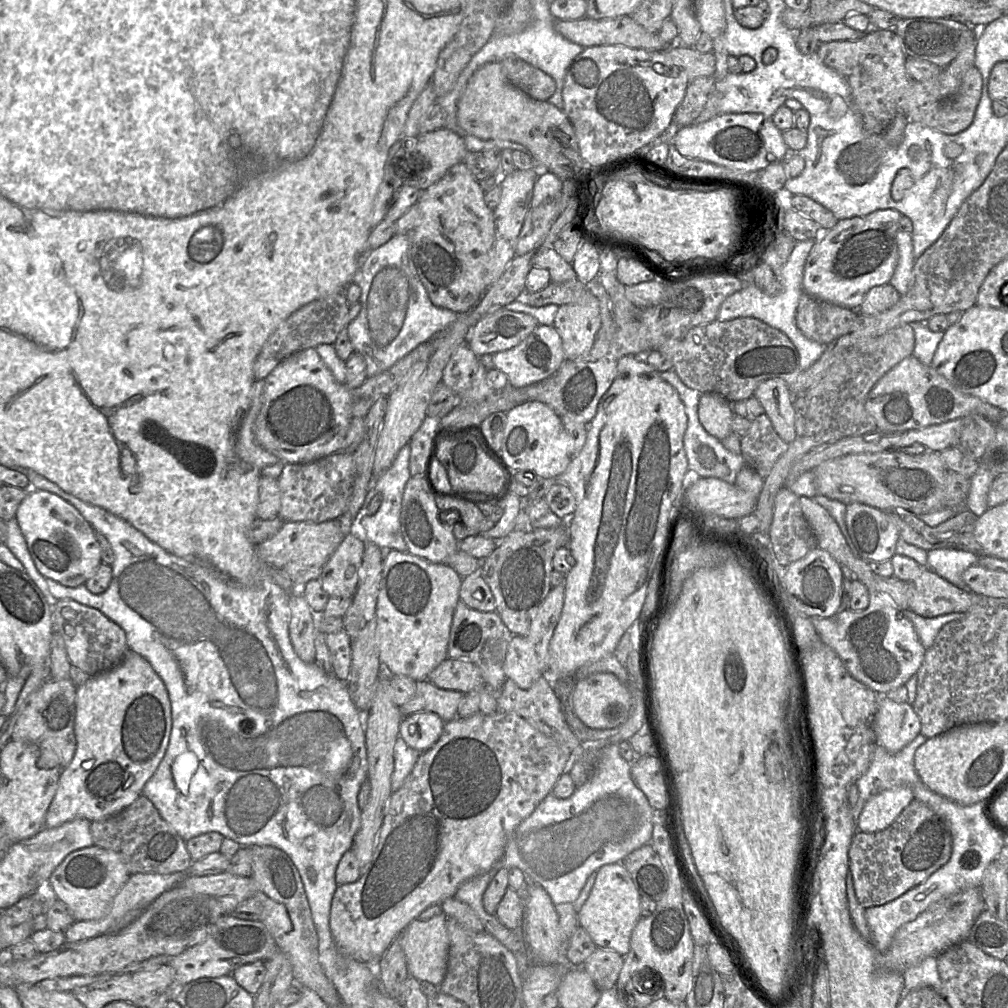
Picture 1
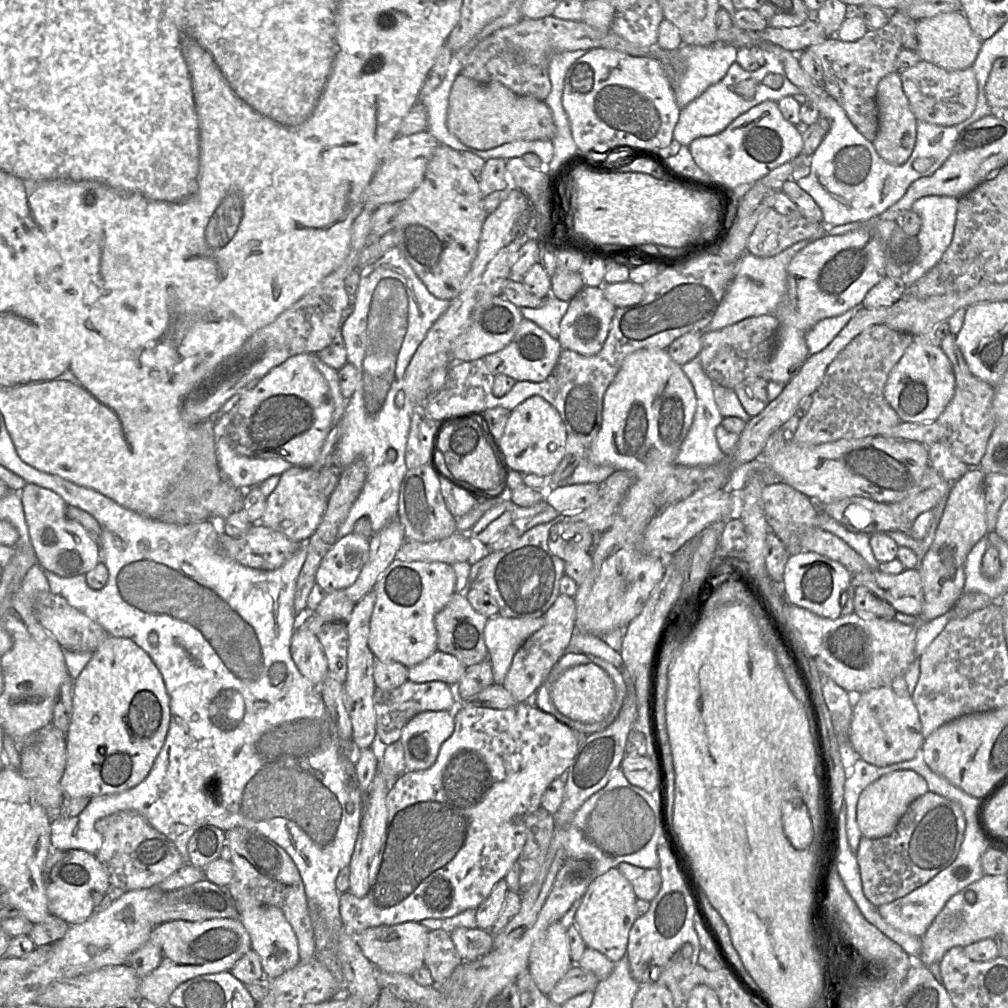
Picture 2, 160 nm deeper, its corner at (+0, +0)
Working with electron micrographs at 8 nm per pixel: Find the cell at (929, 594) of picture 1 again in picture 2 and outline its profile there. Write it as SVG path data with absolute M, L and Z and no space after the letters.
M905 569L902 573L891 575L879 570L852 575L851 584L854 588L866 587L880 599L888 602L896 612L919 616L923 608L923 586L919 569Z

